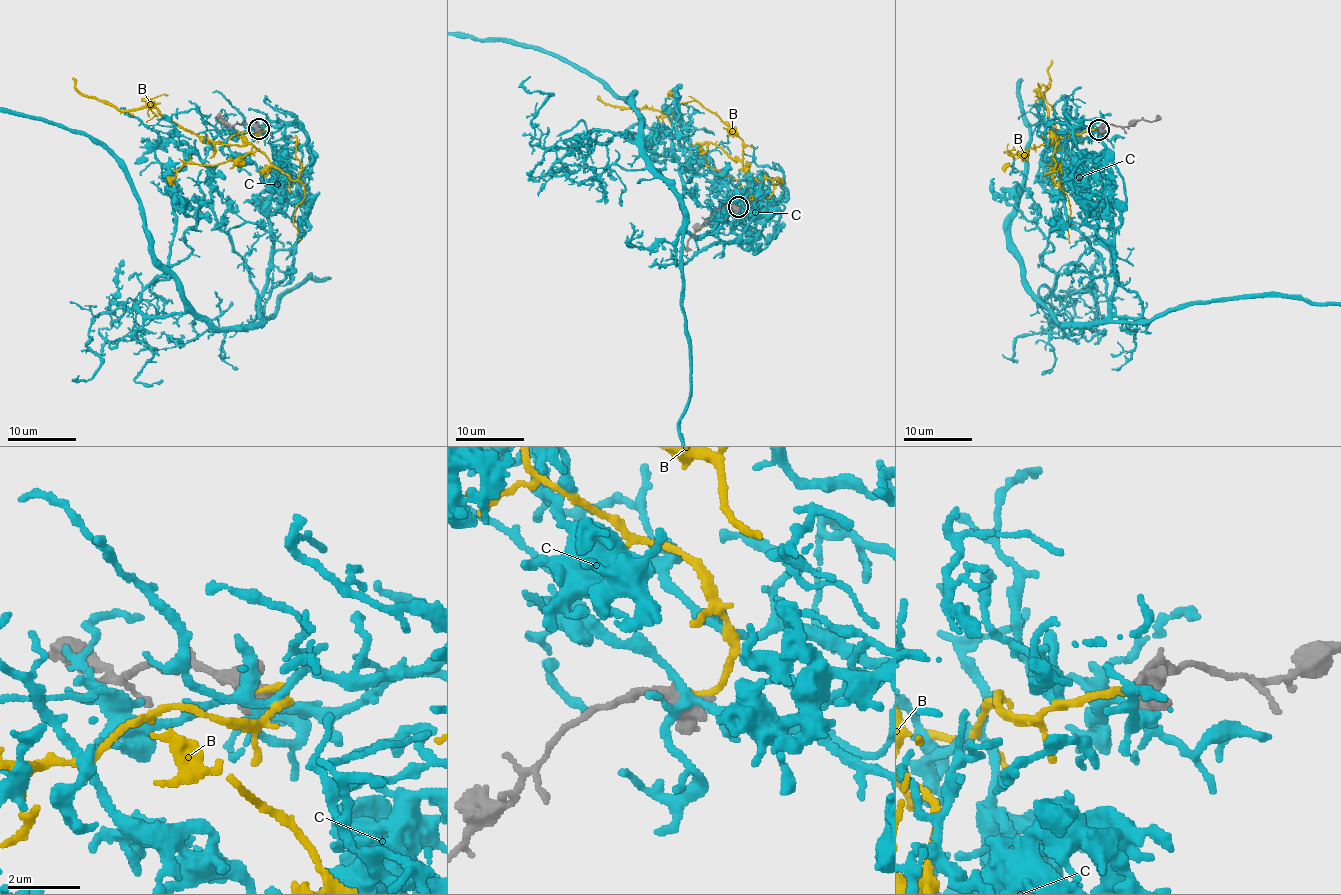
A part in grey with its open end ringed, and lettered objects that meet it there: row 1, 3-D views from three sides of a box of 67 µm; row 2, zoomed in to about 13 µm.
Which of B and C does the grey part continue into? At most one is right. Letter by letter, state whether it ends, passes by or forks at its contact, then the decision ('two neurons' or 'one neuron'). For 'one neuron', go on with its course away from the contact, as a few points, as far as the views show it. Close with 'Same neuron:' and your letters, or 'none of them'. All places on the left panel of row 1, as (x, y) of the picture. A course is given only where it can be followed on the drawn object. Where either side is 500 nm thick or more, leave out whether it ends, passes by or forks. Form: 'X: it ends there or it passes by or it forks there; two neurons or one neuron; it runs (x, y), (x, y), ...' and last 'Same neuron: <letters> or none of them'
B: one neuron; it runs (256, 129), (208, 140), (251, 144), (303, 185), (293, 224), (298, 241)
C: two neurons
Same neuron: B

